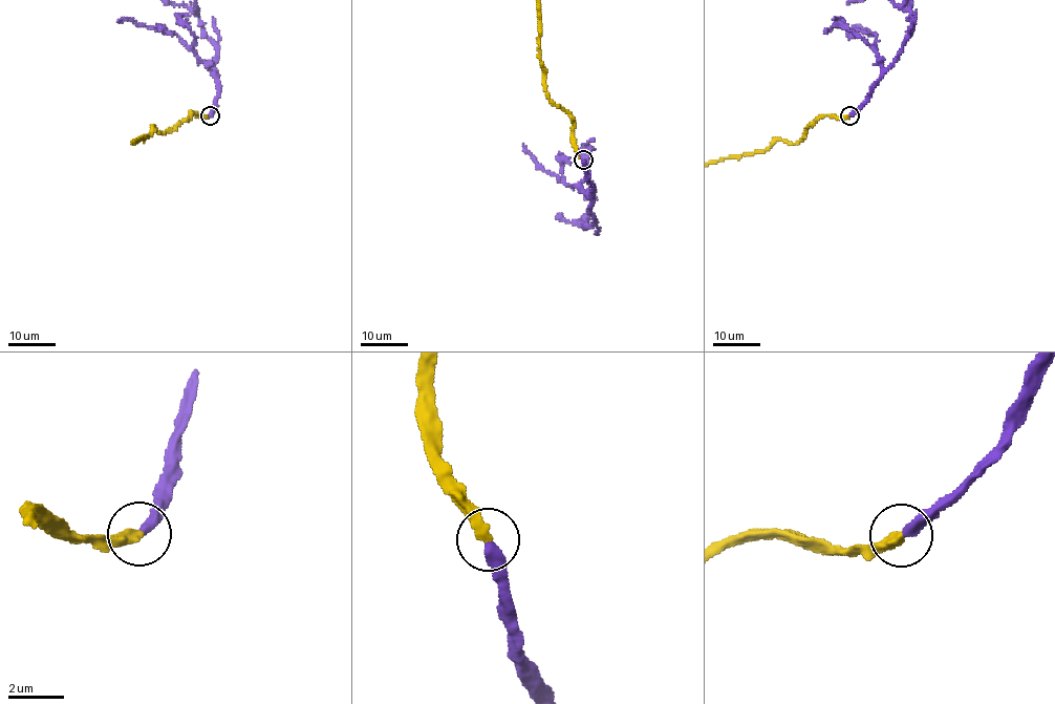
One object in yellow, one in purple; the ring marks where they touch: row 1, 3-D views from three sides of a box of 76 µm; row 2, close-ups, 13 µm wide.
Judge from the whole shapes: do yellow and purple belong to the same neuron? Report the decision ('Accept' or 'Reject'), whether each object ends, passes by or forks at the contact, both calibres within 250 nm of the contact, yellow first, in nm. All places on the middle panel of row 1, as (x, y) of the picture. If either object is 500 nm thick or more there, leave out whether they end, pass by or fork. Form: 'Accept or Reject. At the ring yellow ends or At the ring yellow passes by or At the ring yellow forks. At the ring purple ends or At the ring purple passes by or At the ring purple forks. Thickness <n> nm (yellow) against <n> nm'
Accept. At the ring yellow ends. At the ring purple ends. Thickness 360 nm (yellow) against 320 nm

